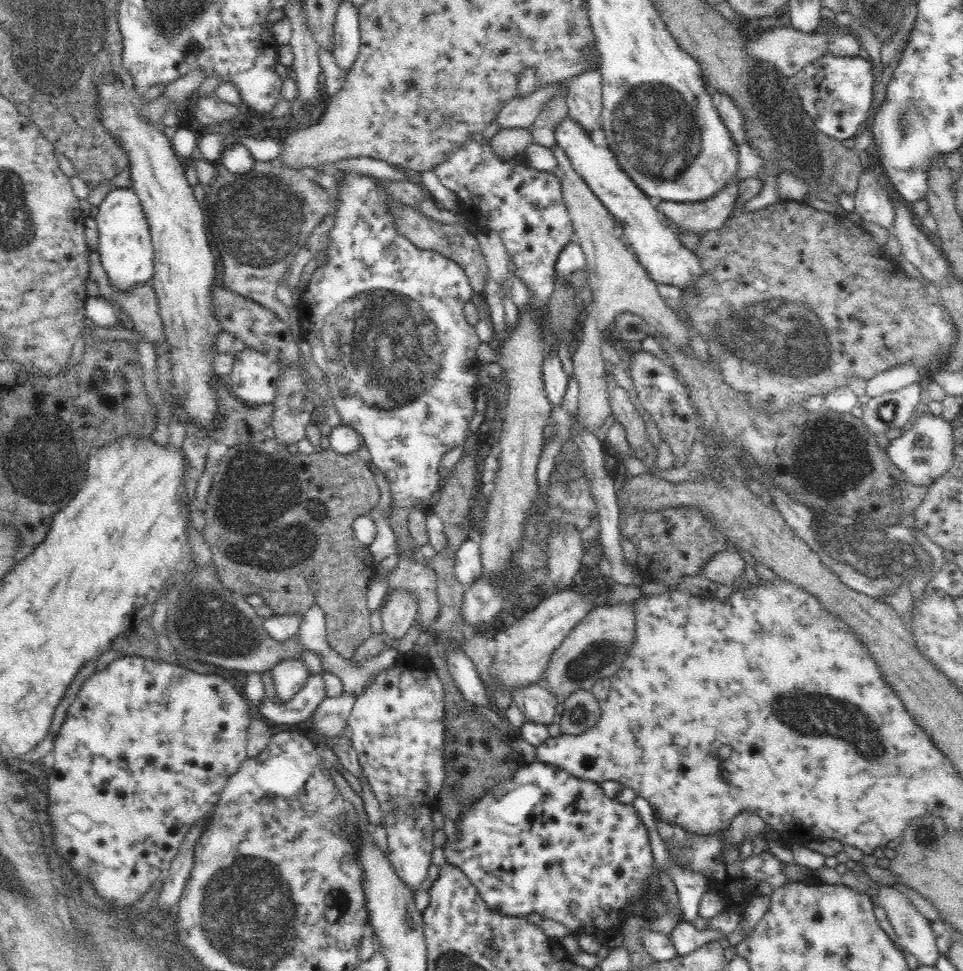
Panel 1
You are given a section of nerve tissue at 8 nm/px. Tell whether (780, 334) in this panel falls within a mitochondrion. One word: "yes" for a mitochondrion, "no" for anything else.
yes

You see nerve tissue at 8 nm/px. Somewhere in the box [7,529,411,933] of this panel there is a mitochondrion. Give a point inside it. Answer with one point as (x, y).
(203, 621)

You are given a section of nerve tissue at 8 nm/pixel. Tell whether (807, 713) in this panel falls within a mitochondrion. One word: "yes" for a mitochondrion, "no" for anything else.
yes

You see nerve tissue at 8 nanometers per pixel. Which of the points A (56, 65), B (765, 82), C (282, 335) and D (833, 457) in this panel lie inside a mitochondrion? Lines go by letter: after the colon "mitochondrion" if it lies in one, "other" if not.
A: mitochondrion
B: mitochondrion
C: other
D: mitochondrion

